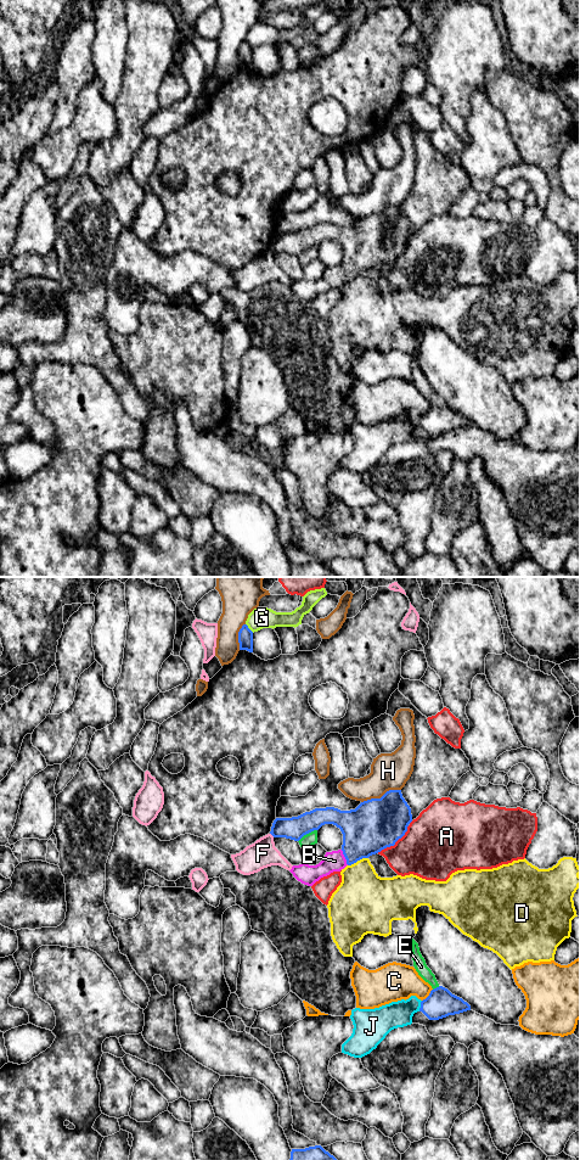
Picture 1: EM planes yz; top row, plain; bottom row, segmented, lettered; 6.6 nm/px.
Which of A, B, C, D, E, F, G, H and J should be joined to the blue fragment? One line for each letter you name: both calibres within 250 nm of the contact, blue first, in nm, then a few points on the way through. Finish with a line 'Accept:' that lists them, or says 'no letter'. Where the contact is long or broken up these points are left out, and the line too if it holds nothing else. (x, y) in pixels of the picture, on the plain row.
B: Thickness 320 nm (blue) against 140 nm. Path across: yz (370, 244), (344, 272), (334, 276)
Accept: B

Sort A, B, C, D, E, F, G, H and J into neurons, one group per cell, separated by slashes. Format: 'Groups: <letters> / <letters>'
Groups: A / B / C / D / E / F / G / H / J

